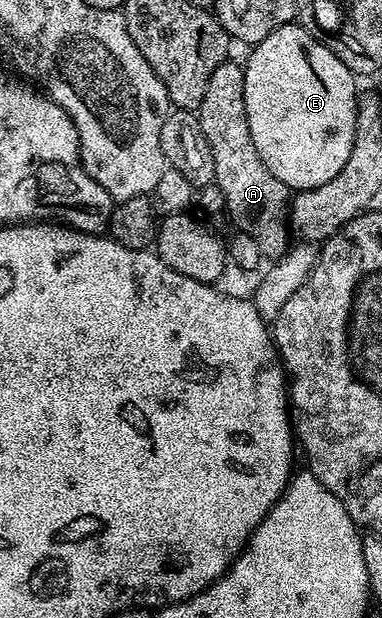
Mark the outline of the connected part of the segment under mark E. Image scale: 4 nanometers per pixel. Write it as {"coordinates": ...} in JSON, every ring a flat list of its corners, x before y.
{"coordinates":[[300,23,270,31,249,53,248,61,243,62,246,119,262,163,290,191,330,183,346,167,350,147,354,147,357,78]]}

